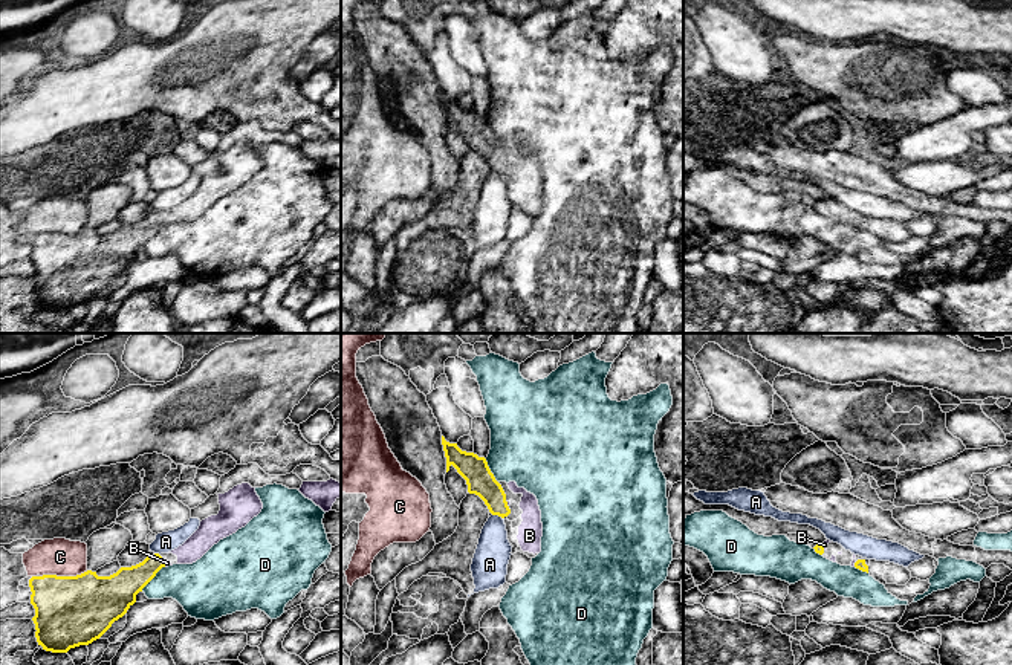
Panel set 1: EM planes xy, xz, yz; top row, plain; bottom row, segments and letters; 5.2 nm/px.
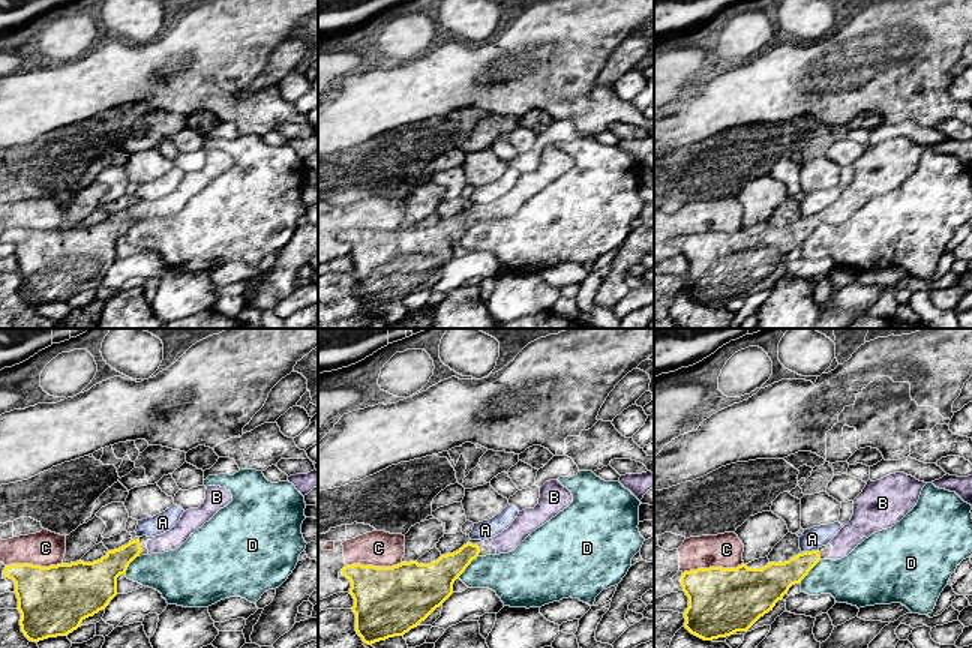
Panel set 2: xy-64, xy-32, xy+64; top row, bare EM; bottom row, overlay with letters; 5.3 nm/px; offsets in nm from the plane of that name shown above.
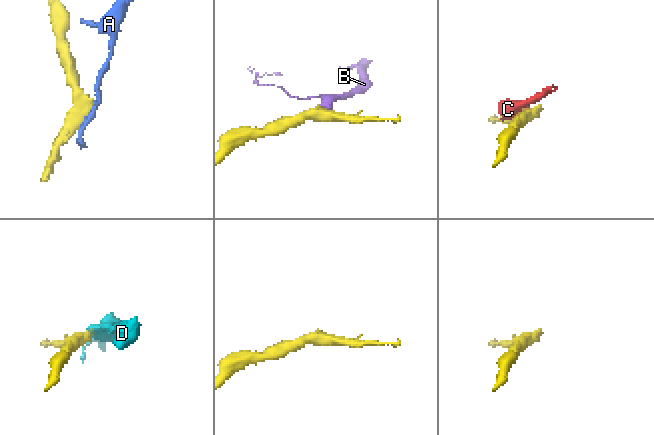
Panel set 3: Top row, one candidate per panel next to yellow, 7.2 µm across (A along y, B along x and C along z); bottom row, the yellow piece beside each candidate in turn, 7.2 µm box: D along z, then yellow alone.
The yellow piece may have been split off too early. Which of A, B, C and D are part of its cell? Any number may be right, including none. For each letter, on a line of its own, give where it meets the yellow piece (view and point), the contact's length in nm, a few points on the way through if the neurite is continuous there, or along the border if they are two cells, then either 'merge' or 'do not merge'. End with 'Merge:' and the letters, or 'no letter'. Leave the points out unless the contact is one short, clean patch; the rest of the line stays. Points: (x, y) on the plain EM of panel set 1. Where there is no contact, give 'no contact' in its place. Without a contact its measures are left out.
A: xz (497, 171) | 60 nm | do not merge
B: yz (821, 204) | 50 nm | across yz (818, 205), (821, 204), (824, 202) | merge
C: xy (63, 234) | 260 nm | do not merge
D: xy (153, 234) | 180 nm | along xy (164, 223), (141, 248) | do not merge
Merge: B

